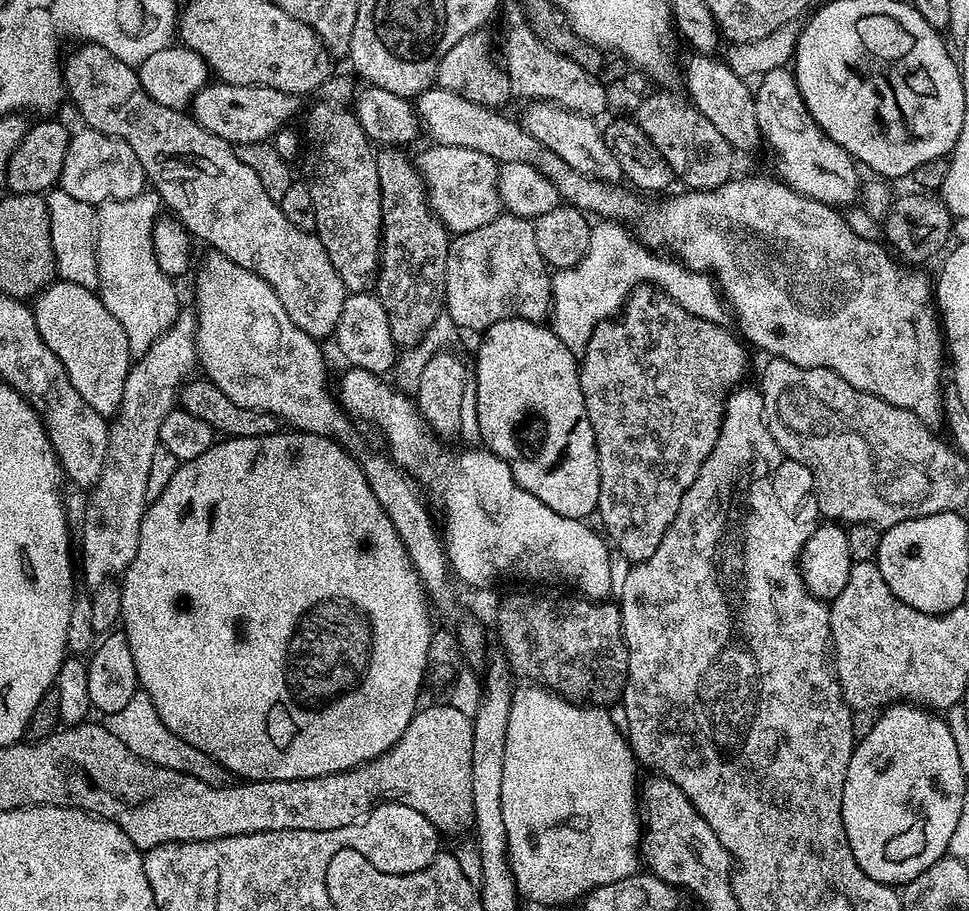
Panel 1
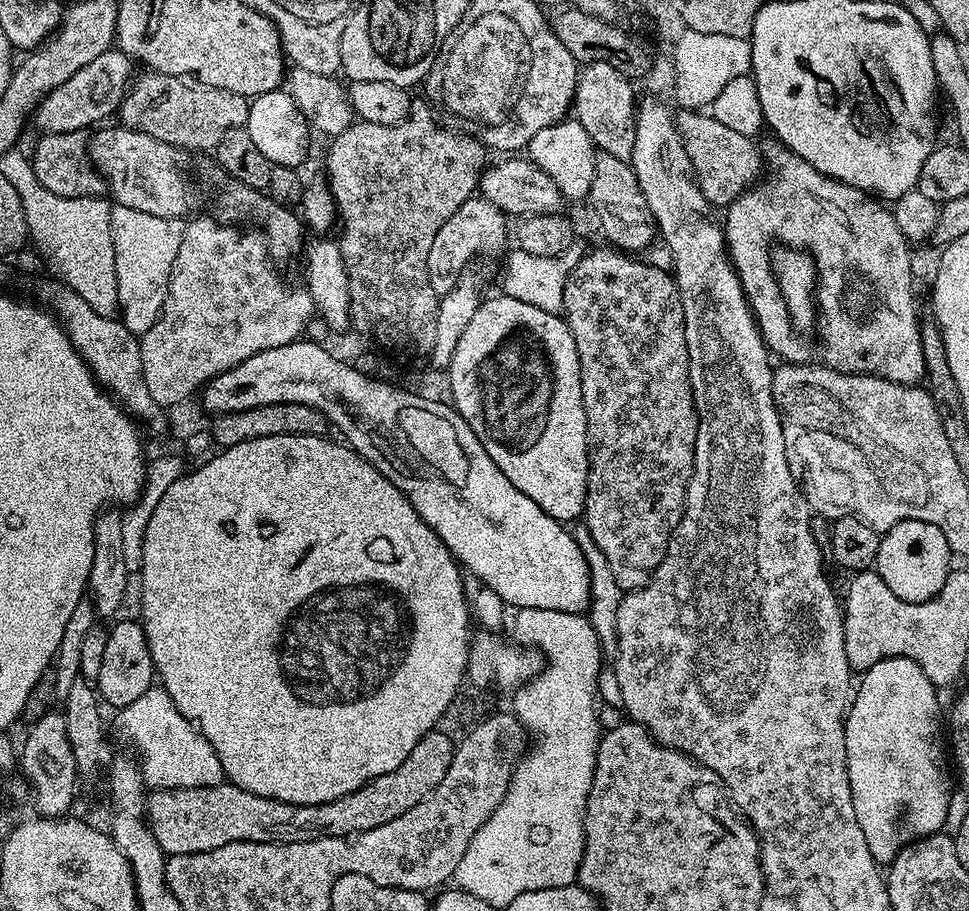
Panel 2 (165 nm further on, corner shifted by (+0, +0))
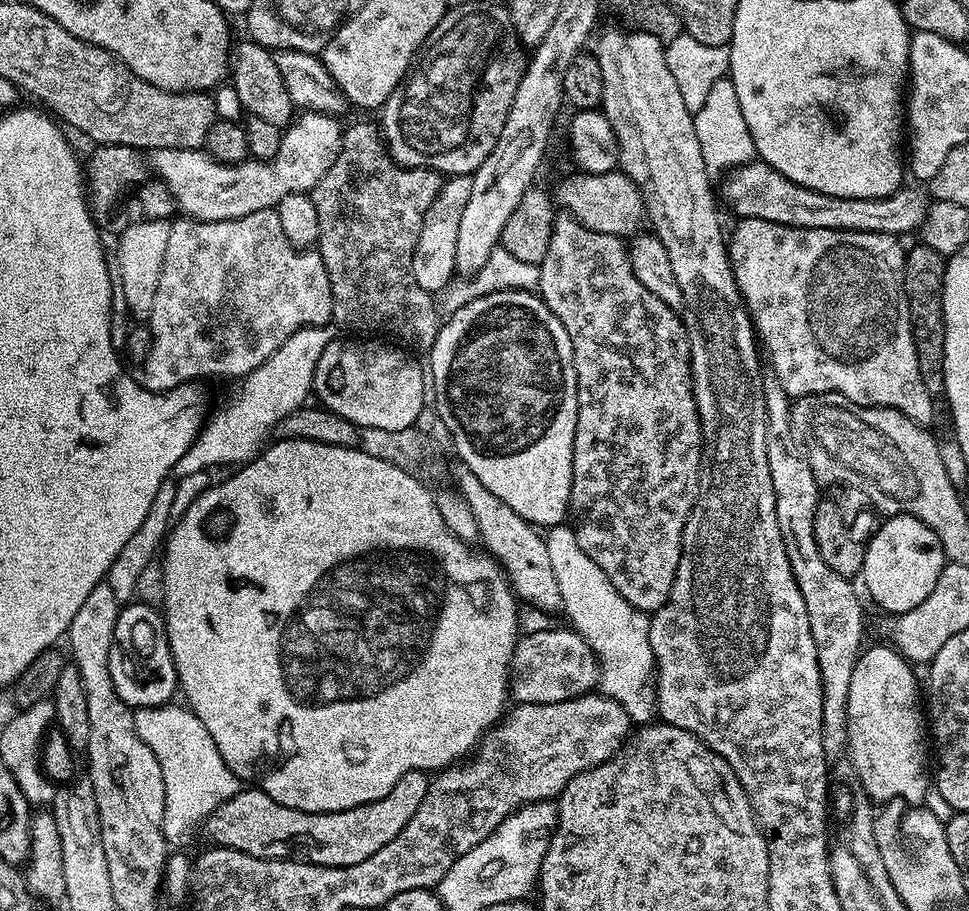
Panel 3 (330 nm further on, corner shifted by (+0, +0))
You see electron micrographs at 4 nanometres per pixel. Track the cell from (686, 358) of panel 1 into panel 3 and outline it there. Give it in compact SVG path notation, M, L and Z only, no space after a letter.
M567 214L557 215L552 233L550 247L546 250L546 258L540 265L540 286L538 295L552 313L562 322L564 332L570 334L570 346L574 350L574 370L578 386L578 422L574 430L574 458L572 459L572 485L570 486L570 527L576 531L578 546L602 566L602 574L610 578L614 590L630 602L638 610L649 614L656 612L670 598L670 590L674 586L674 574L678 570L684 527L688 515L696 501L700 487L700 466L704 455L704 435L700 429L700 419L696 409L696 399L692 393L692 359L690 358L690 342L684 321L677 309L666 306L662 298L657 298L638 282L628 257L625 241L618 236L598 234L598 230L590 230L582 226L574 217Z

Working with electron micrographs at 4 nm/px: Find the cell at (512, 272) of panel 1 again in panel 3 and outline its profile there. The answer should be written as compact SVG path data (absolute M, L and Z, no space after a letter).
M454 176L445 179L434 202L426 210L422 230L418 234L418 246L414 250L412 259L414 282L418 282L422 290L433 294L443 293L457 275L458 222L462 218L462 210L466 210L466 202L470 199L471 185L471 176Z

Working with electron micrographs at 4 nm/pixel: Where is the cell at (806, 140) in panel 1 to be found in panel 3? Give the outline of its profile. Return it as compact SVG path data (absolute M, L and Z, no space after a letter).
M740 218L735 221L736 229L730 232L726 240L728 250L728 260L732 263L732 274L736 278L736 287L740 290L740 299L745 308L748 309L749 316L752 317L752 327L756 334L759 347L762 349L763 355L772 363L770 368L771 375L782 386L782 390L786 390L786 394L790 398L799 398L801 396L817 396L823 392L837 392L846 398L850 398L850 402L861 404L867 408L893 408L902 414L906 414L906 418L910 418L915 424L925 426L931 425L932 422L932 399L926 390L926 382L922 382L922 374L918 374L918 354L914 350L914 338L912 337L912 327L910 326L910 310L906 302L906 290L904 289L904 253L905 245L900 245L901 241L897 237L890 234L882 234L881 232L847 232L846 230L818 230L817 228L795 228L794 226L782 226L778 222L766 222L762 218Z

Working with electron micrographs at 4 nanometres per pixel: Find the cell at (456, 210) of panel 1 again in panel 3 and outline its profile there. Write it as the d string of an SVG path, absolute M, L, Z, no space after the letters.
M622 170L606 174L590 174L577 171L576 176L568 176L554 191L554 200L567 215L574 217L582 226L598 230L598 234L610 234L621 238L631 238L645 227L646 213L644 199L638 186Z

